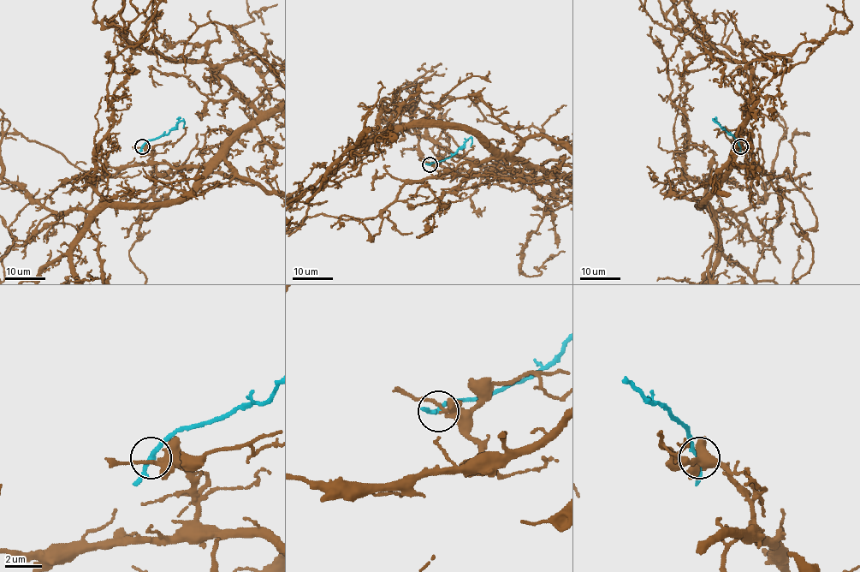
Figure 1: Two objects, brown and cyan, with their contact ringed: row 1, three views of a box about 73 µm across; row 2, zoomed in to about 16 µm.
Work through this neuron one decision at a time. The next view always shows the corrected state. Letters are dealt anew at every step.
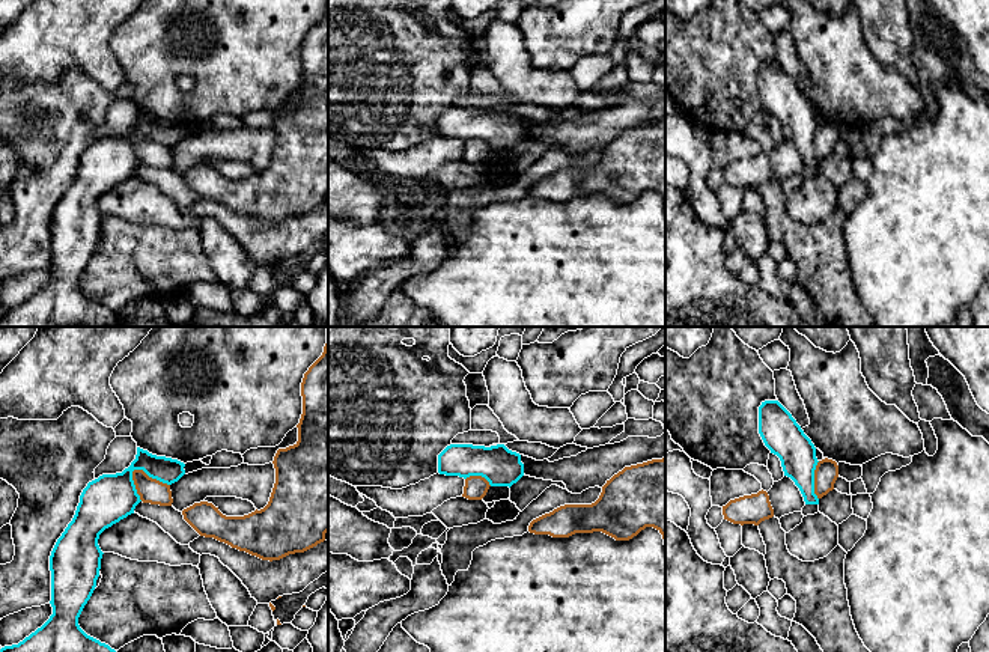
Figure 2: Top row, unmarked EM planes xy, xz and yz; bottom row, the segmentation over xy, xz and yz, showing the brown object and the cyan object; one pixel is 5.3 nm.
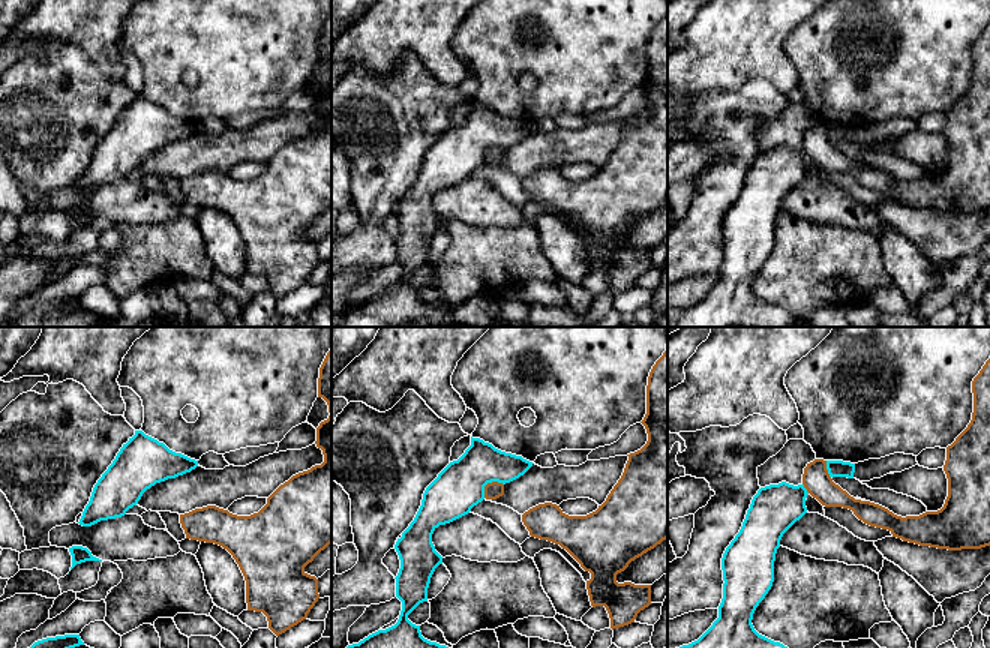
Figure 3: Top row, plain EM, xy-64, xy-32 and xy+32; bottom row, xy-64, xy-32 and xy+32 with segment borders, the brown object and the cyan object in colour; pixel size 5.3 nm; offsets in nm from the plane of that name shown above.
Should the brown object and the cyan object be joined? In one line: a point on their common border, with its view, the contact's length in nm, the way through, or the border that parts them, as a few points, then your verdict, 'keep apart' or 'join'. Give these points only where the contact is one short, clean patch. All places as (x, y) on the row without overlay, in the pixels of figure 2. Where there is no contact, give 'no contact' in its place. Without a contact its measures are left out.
xy (151, 140) | 220 nm | along xy (131, 134), (142, 133), (169, 148) | keep apart

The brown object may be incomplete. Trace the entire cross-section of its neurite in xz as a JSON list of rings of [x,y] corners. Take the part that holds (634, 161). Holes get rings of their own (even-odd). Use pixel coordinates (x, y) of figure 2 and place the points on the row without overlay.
[[[665,120],[625,129],[595,166],[560,169],[533,182],[528,194],[552,200],[602,194],[629,203],[646,190],[656,191],[665,208]]]

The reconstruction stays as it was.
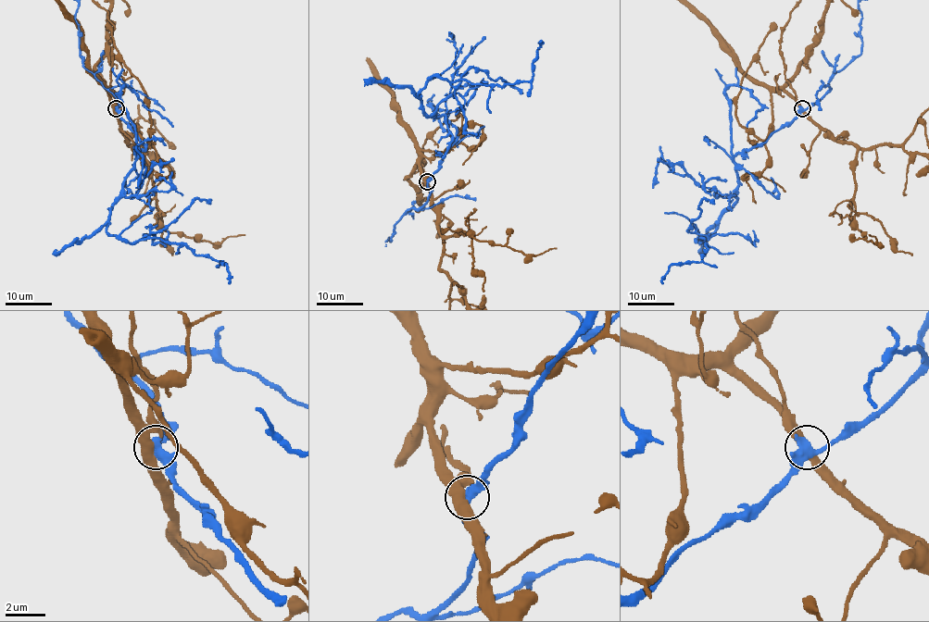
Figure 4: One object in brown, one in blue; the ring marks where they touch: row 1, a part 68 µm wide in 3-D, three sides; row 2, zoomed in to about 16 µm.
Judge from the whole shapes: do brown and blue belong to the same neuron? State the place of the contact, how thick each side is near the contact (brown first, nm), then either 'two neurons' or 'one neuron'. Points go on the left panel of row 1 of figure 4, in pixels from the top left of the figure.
(116, 108) | 440/400 nm | two neurons

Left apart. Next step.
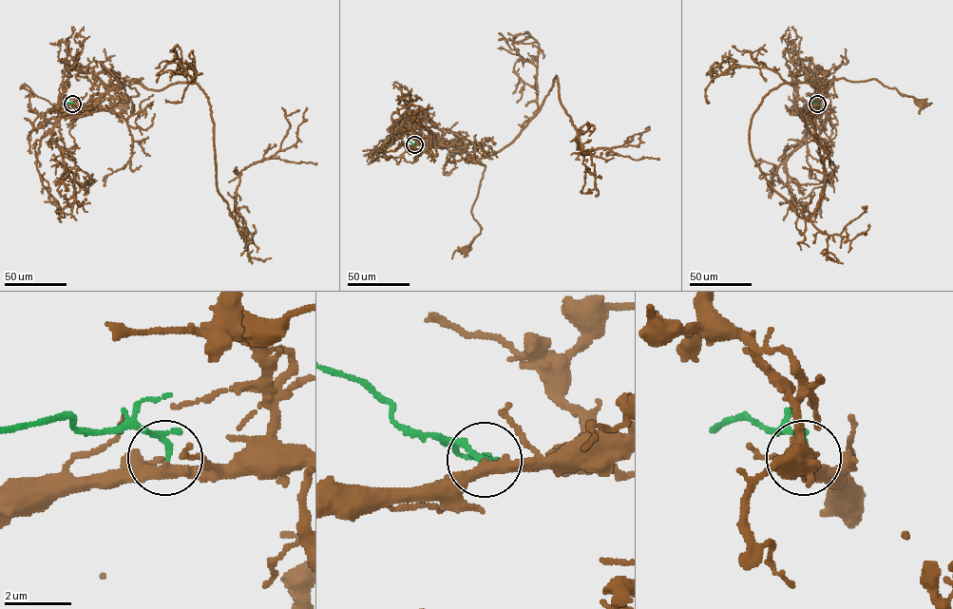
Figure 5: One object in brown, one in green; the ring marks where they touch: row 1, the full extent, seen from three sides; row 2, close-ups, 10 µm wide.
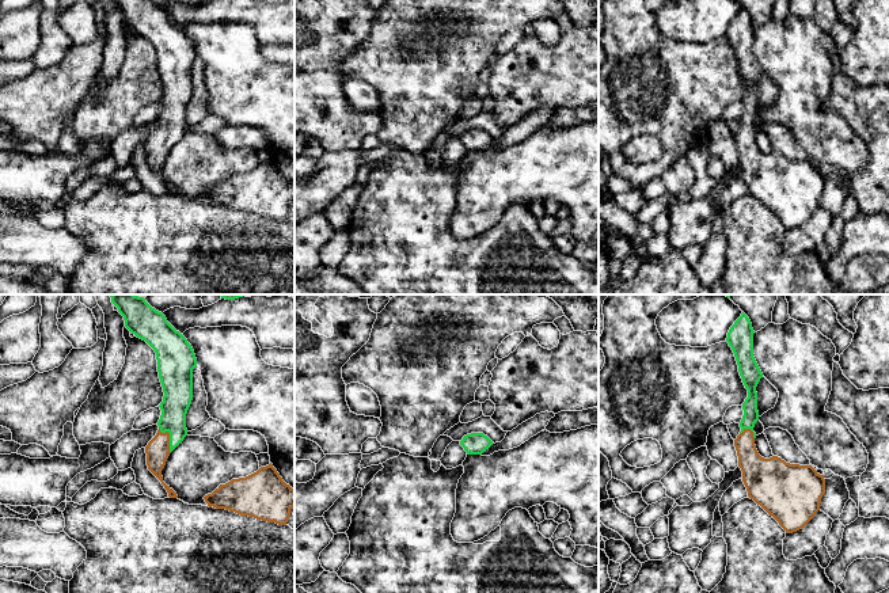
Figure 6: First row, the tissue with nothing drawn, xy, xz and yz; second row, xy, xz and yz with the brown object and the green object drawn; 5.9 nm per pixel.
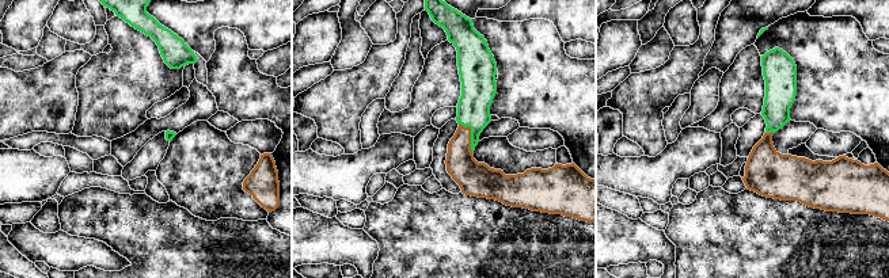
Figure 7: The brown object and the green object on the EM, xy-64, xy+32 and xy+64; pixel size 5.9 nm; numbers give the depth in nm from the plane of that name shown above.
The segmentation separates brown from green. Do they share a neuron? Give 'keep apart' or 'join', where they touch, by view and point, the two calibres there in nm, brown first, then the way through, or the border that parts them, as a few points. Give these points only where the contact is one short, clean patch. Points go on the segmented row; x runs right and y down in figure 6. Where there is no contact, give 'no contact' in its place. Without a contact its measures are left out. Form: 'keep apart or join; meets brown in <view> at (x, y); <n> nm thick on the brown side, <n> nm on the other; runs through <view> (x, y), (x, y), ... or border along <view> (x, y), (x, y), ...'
join; meets brown in xy at (168, 437); 140 nm thick on the brown side, 170 nm on the other; runs through xy (158, 449), (168, 437), (178, 396)

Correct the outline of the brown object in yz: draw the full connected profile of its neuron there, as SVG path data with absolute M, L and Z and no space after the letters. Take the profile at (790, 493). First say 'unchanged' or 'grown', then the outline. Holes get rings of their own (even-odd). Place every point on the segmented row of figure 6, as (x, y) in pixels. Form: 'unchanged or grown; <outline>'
grown; M742 312L727 332L748 398L742 403L741 432L734 440L748 497L772 516L786 533L802 529L820 510L825 479L812 465L790 464L759 455L753 432L759 421L756 387L763 373L753 357L753 328Z

